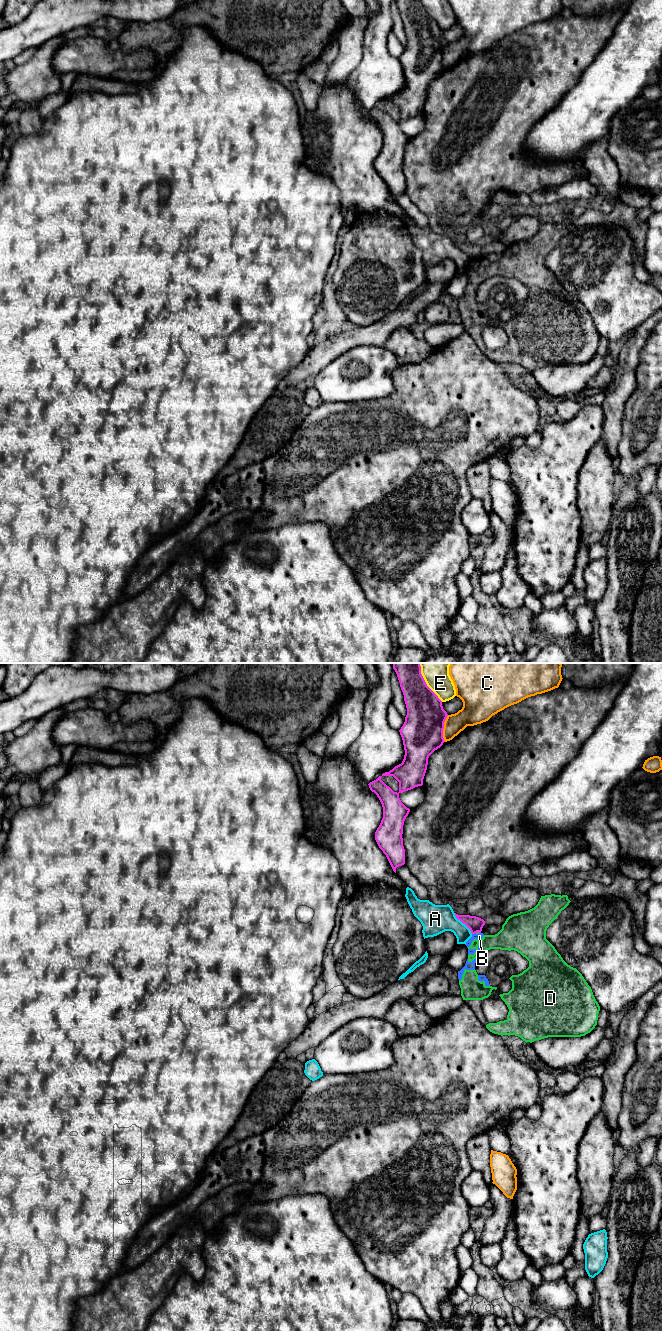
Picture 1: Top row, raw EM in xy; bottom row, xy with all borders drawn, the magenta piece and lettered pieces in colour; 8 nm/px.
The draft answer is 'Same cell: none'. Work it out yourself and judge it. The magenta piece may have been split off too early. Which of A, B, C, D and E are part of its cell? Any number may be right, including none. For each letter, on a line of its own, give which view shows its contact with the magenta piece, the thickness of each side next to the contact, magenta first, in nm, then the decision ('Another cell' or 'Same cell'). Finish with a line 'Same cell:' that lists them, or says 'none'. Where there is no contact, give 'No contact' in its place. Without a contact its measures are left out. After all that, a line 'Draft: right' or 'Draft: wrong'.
A: Touches magenta in xy. Thickness 120 nm (magenta) against 240 nm. Another cell
B: Touches magenta in xy. Thickness 120 nm (magenta) against 50 nm. Another cell
C: Touches magenta in xy. Thickness 340 nm (magenta) against 170 nm. Another cell
D: Touches magenta in xy. Thickness 120 nm (magenta) against 20 nm. Another cell
E: Touches magenta in xy. Thickness 320 nm (magenta) against 180 nm. Another cell
Same cell: none
Draft: right

